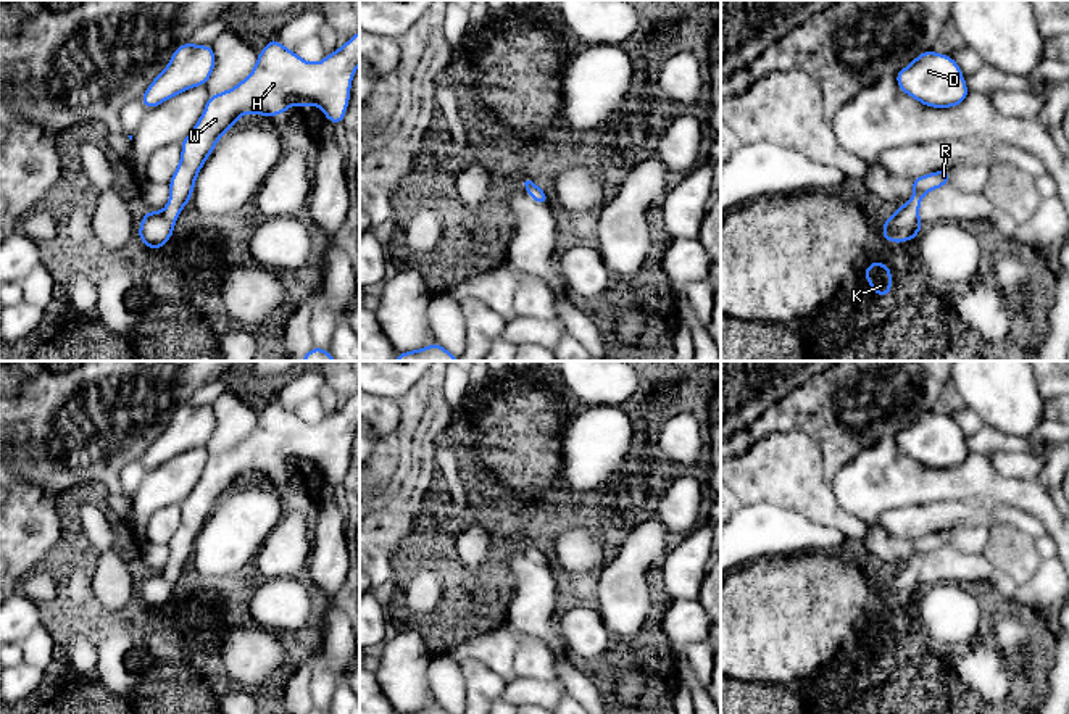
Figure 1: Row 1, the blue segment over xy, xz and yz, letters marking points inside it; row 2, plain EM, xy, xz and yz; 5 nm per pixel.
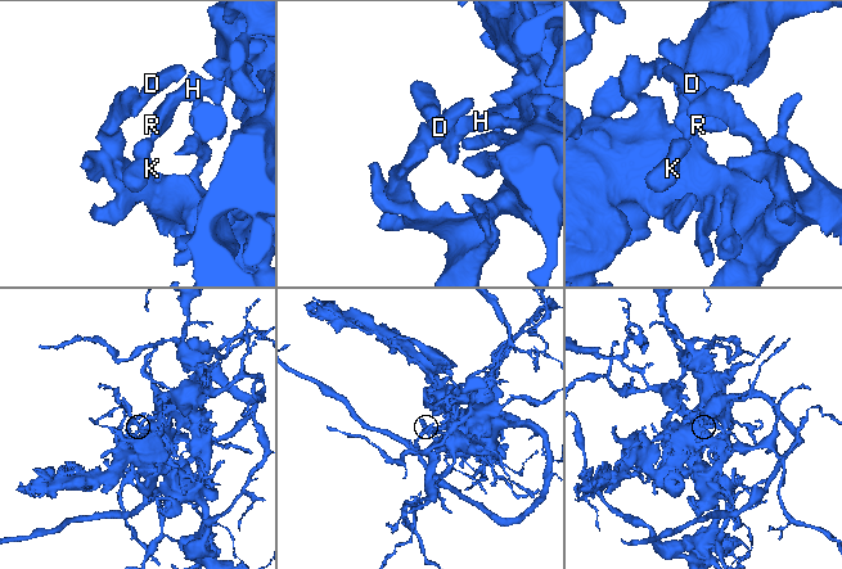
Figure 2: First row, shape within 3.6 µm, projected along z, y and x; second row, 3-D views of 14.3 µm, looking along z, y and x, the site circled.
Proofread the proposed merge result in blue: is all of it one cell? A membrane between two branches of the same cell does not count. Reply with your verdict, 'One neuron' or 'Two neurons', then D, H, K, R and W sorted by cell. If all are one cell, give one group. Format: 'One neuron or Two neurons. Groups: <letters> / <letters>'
One neuron. Groups: D H K R W

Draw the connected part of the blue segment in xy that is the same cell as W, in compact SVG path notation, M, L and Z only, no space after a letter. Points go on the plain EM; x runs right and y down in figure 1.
M360 392L319 424L306 424L277 400L269 400L243 442L208 458L200 480L179 504L182 517L168 543L168 566L163 572L144 574L137 600L156 612L173 598L177 577L190 564L200 530L240 477L255 474L271 479L289 474L293 466L319 466L334 487L342 485L358 425Z

